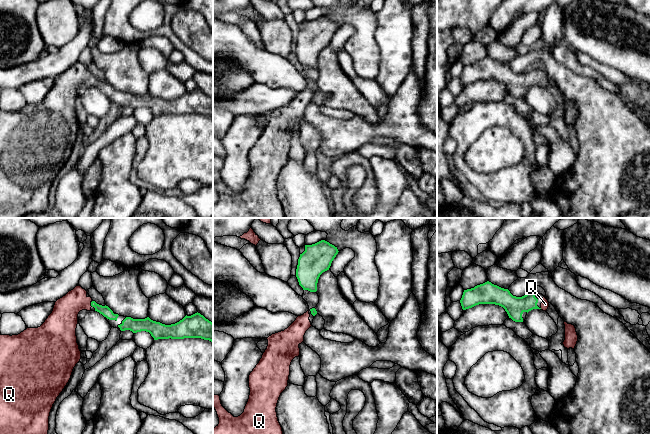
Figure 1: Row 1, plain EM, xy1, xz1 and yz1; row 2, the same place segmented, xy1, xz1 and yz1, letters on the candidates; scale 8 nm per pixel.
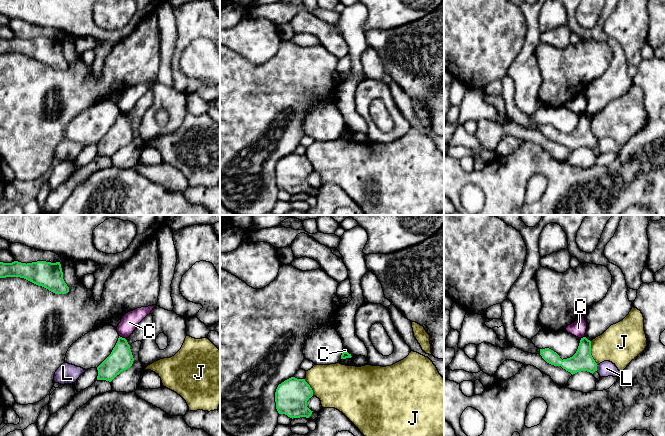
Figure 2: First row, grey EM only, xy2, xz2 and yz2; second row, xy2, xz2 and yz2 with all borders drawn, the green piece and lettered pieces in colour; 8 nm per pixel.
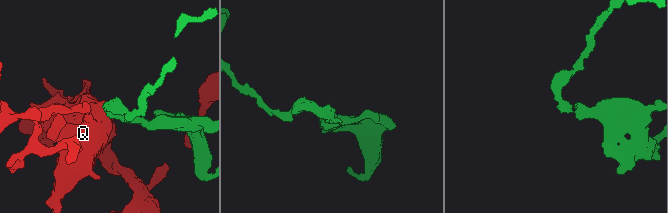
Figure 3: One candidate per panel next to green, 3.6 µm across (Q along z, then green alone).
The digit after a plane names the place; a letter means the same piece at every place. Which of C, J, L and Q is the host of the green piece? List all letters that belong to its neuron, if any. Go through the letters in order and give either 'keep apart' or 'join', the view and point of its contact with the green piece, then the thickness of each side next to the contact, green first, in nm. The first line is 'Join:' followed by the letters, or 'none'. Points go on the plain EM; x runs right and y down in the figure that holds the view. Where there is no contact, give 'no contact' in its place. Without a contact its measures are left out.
Join: Q
C: keep apart; meets green in xy2 at (121, 113); 190 nm thick on the green side, 140 nm on the other
J: keep apart; meets green in yz2 at (590, 129); 170 nm thick on the green side, 320 nm on the other
L: keep apart; meets green in yz2 at (596, 144); 170 nm thick on the green side, 120 nm on the other
Q: join; meets green in xy1 at (91, 79); 80 nm thick on the green side, 220 nm on the other

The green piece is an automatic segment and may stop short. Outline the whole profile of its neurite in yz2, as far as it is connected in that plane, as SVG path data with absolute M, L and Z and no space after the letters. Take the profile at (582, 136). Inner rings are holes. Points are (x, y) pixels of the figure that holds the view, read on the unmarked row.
M586 113L581 114L576 129L567 135L561 135L560 132L549 124L540 125L540 131L549 140L554 142L561 142L572 151L587 147L594 149L597 147L597 139L591 131L591 117Z

